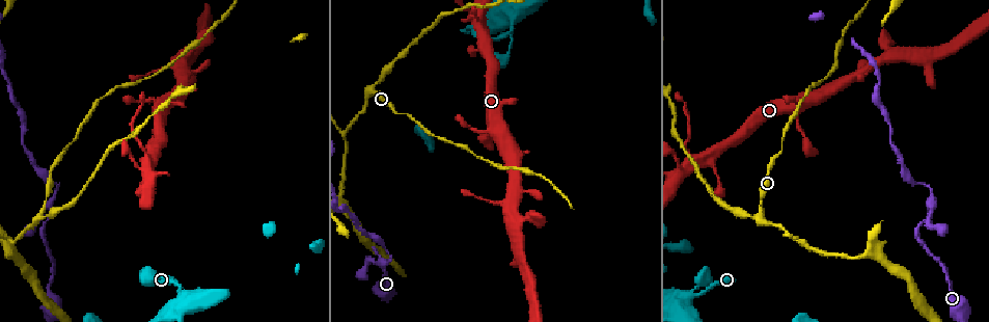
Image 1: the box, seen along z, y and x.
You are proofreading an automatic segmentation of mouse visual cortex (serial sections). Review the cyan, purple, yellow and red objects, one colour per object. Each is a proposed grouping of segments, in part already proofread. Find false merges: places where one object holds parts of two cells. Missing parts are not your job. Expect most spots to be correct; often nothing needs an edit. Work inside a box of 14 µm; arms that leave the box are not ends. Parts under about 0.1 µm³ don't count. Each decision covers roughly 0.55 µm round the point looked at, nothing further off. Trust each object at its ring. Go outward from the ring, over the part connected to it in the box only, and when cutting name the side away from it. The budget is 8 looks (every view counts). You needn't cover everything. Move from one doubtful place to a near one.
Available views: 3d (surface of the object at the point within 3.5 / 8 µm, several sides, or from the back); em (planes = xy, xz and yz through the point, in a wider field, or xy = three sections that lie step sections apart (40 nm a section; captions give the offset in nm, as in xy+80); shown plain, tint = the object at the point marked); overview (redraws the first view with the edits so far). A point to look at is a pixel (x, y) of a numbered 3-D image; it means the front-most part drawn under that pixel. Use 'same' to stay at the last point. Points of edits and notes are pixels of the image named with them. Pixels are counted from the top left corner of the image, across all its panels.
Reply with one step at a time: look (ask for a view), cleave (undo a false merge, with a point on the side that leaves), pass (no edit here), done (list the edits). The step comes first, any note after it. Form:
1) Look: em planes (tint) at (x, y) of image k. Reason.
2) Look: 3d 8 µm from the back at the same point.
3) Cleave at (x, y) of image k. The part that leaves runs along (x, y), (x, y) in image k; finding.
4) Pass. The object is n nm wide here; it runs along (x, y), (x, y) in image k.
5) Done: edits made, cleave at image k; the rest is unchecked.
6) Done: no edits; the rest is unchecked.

Look: 3d 3.5 µm at (371, 88) of image 1. A fork.

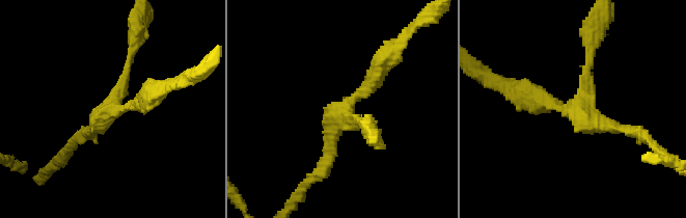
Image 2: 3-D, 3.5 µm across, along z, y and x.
Look: em planes (plain) at (581, 107) of image 2. 3 arms meet here; the arms are 150, 200, 250 nm wide.

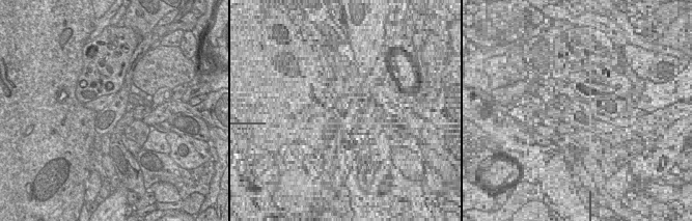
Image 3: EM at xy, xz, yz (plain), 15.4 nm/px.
Look: em planes (tint) at the same point. With the object marked.

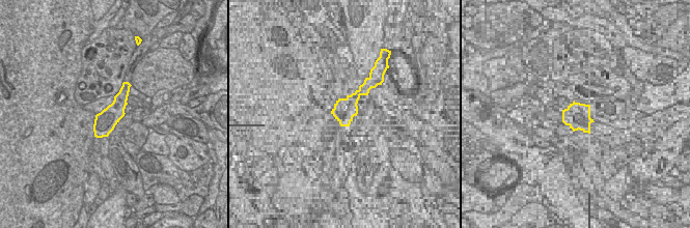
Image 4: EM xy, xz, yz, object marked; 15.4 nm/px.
Pass. It runs along (126, 84), (116, 110), (97, 134) in image 4; one cell here.

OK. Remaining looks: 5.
Look: 3d 3.5 µm at (686, 299) of image 1. Sudden change in width.

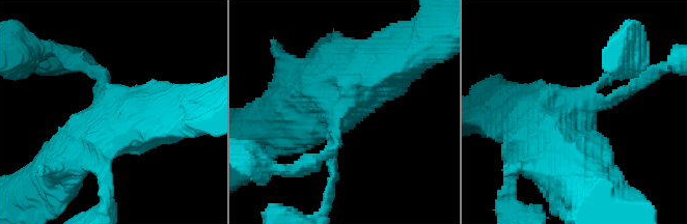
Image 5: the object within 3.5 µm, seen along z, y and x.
Look: em xy step 2 (plain) at (573, 118) of image 5.

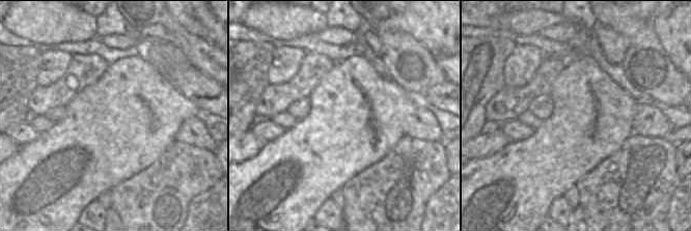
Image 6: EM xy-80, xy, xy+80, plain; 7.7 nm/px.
Look: em xy step 2 (tint) at the same point.

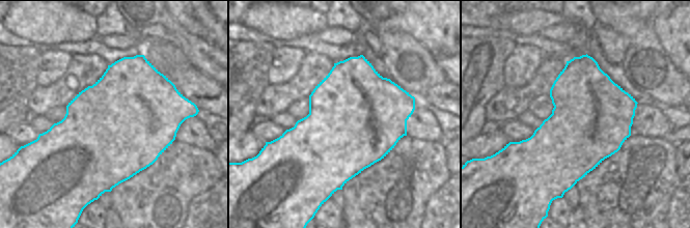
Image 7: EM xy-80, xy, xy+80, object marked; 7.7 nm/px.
Pass. It runs along (100, 96), (109, 122), (49, 179) in image 5; one cell here.

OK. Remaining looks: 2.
Look: em xy step 1 (tint) at (686, 168) of image 1. Four arms meet.

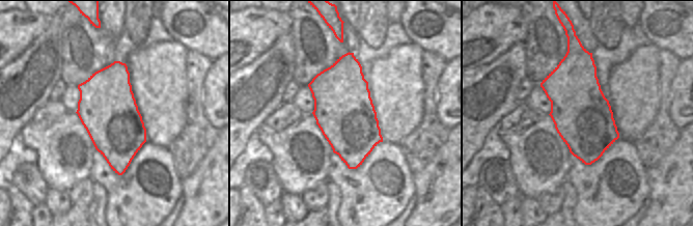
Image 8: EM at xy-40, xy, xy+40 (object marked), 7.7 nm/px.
Look: 3d 3.5 µm at the same point.

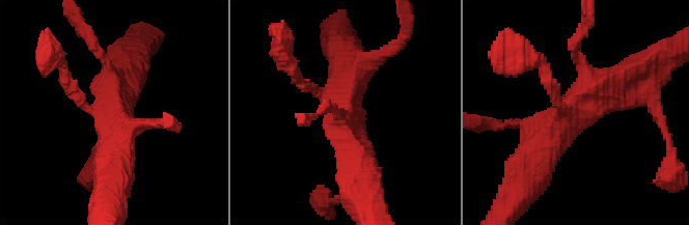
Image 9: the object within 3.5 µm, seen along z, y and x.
Pass. 4 arms meet here; the arms are 150, 300, 400, 500 nm wide; it runs along (625, 78), (531, 163) in image 9; one cell here.

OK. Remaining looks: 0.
Done: no edits; the rest is unchecked.

